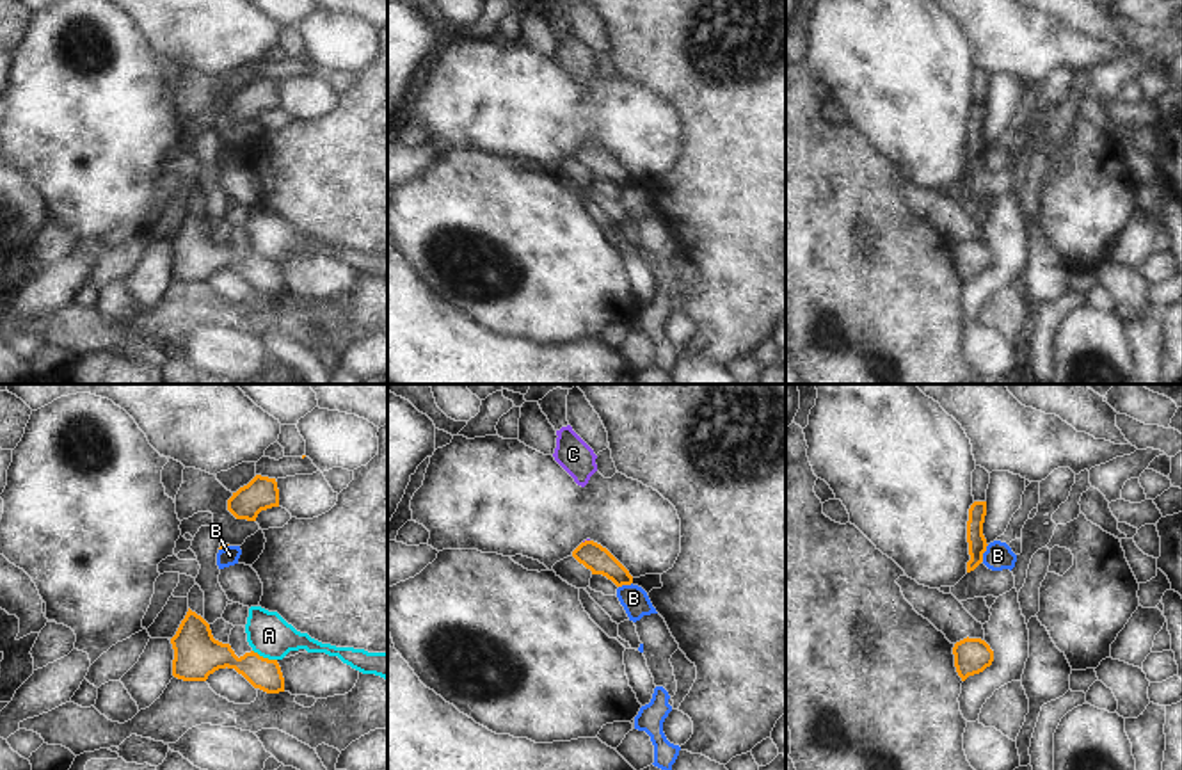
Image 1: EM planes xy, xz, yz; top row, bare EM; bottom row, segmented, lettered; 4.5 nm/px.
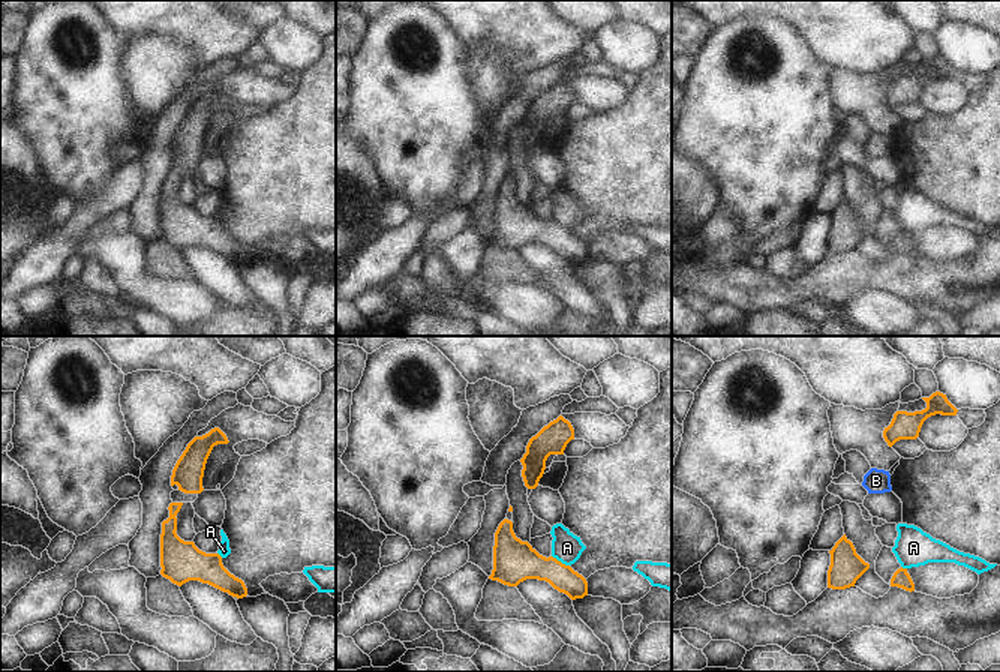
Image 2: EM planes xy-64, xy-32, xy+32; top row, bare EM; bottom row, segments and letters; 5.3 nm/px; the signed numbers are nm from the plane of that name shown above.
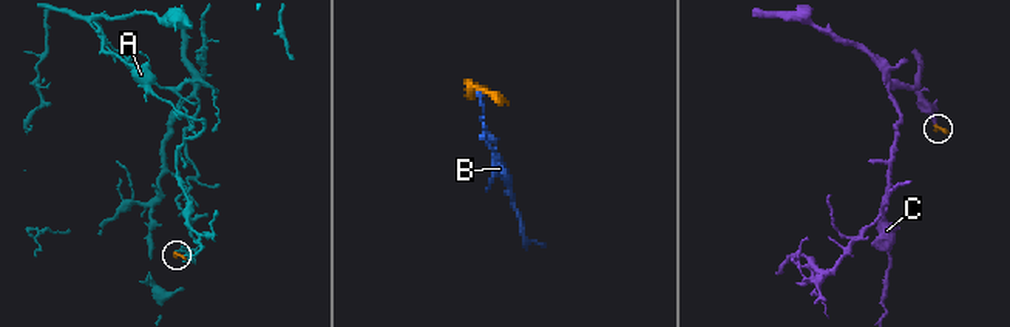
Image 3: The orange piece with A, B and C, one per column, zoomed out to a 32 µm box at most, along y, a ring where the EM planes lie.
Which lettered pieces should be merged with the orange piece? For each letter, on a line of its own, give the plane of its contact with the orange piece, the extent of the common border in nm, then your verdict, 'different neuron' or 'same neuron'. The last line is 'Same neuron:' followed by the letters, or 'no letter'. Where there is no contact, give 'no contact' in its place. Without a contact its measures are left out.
A: xy | 120 nm | different neuron
B: yz | 90 nm | different neuron
C: xz | 40 nm | same neuron
Same neuron: C

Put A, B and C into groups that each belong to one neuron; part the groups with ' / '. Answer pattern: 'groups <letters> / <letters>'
groups A / B / C

